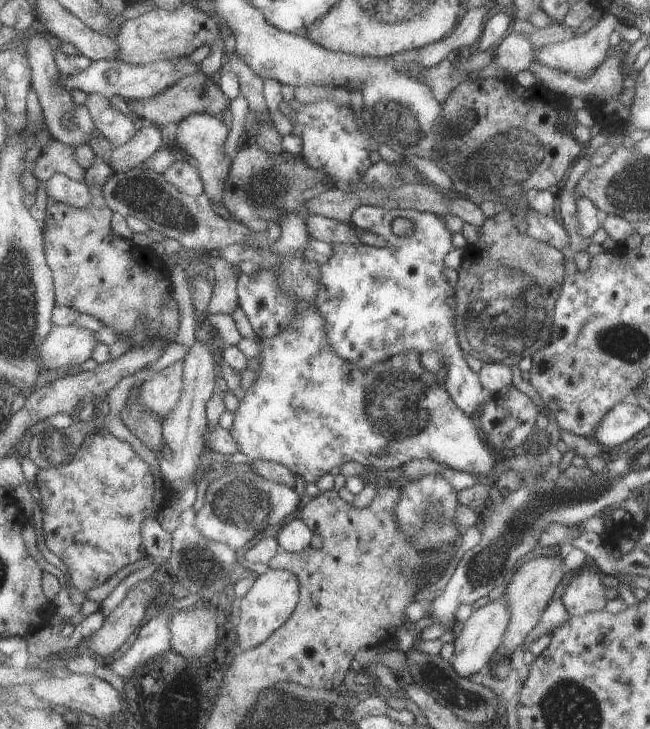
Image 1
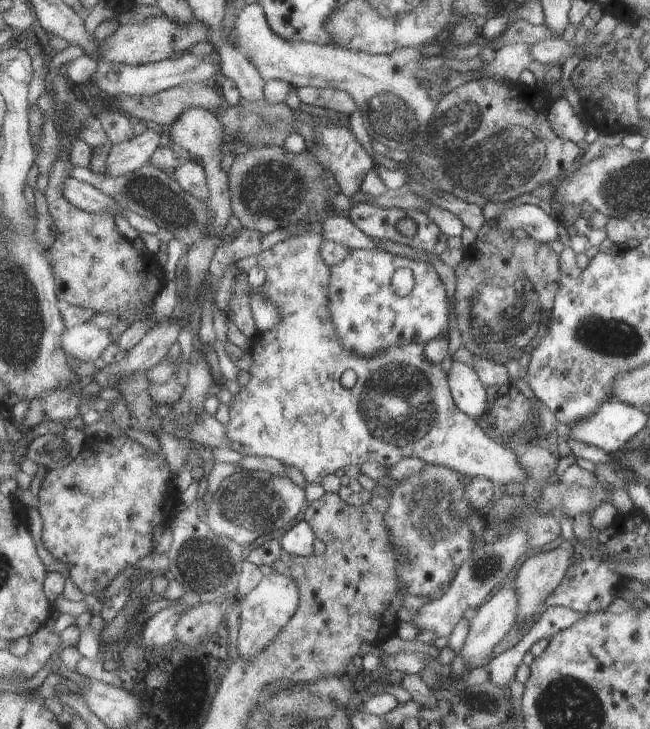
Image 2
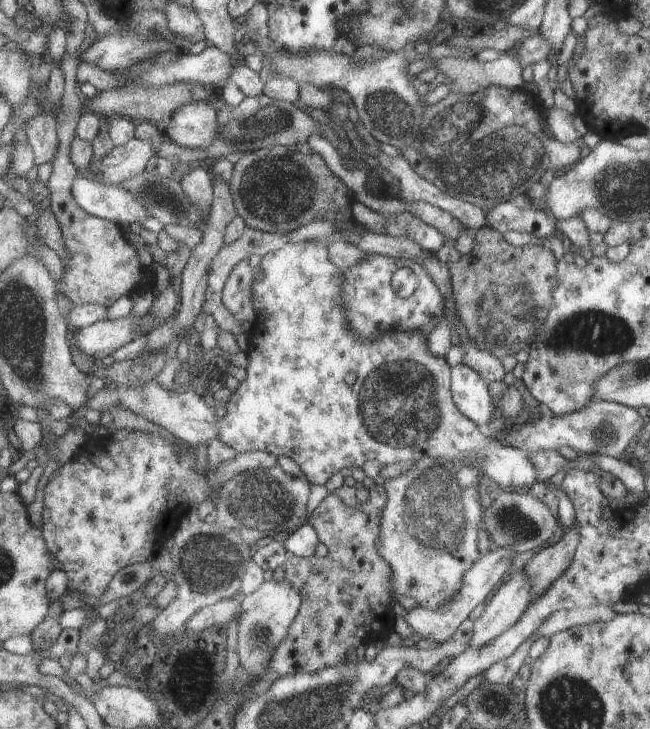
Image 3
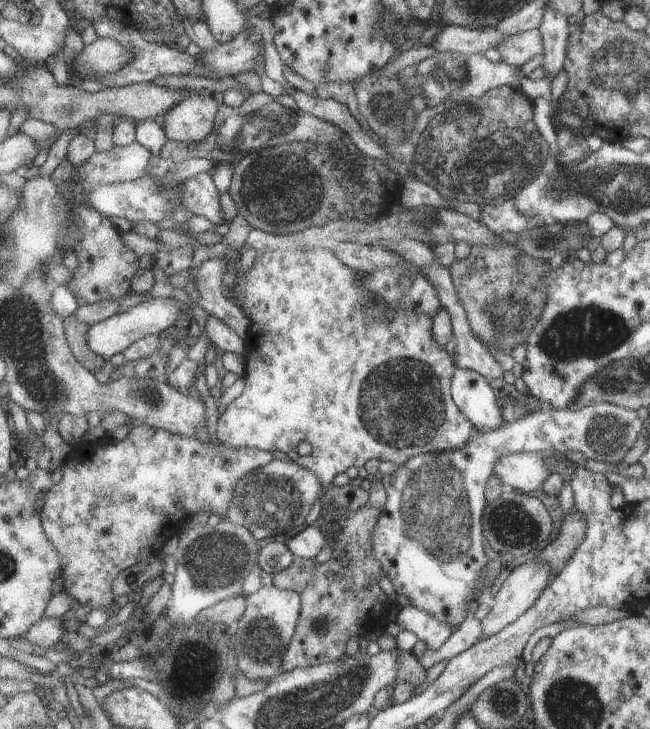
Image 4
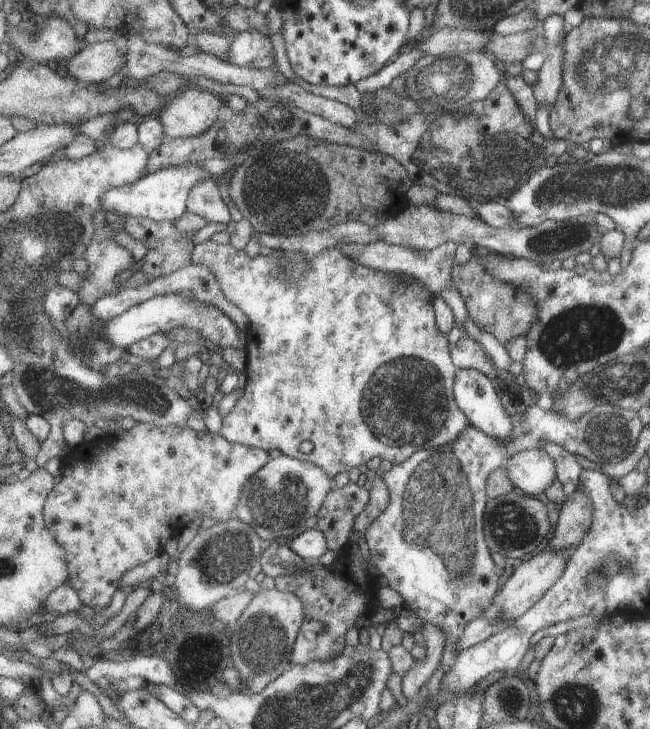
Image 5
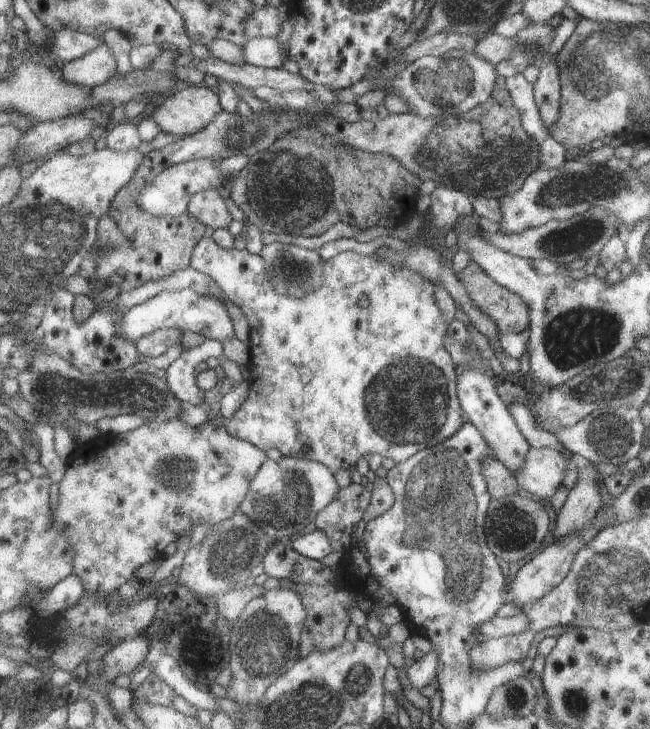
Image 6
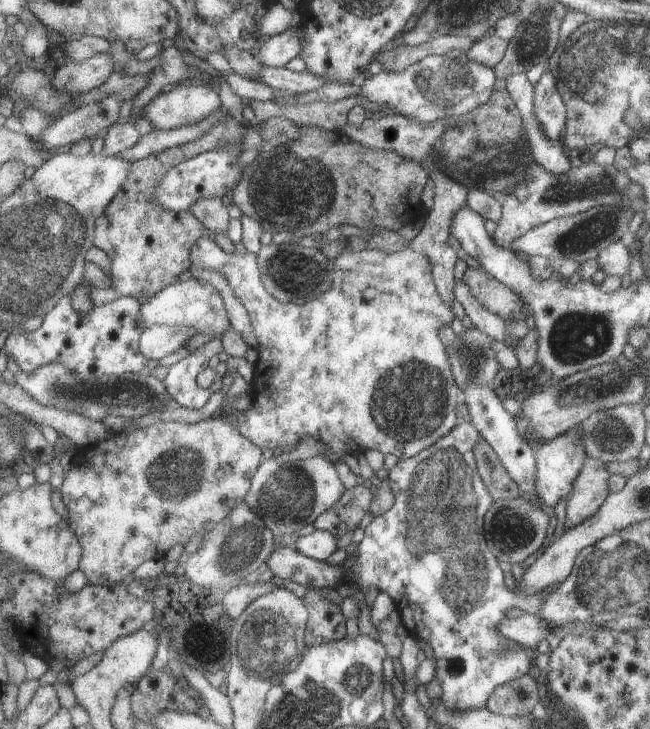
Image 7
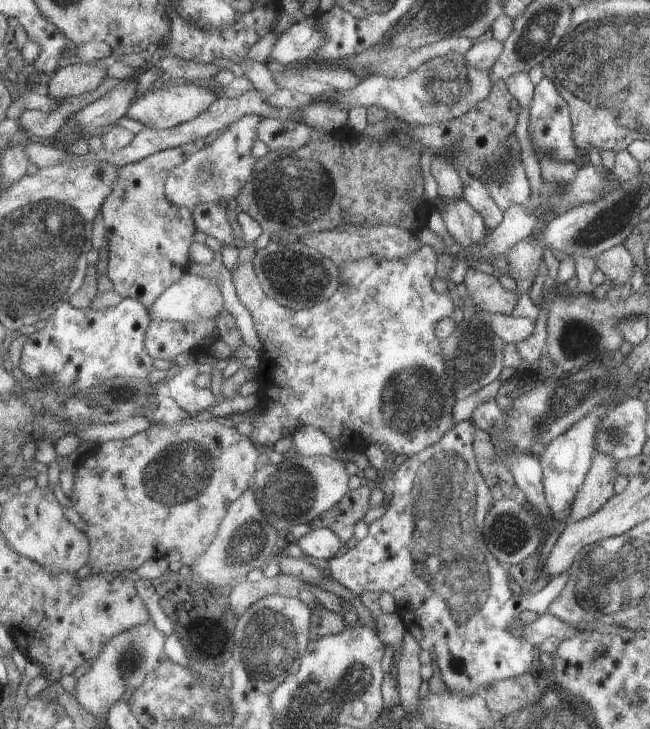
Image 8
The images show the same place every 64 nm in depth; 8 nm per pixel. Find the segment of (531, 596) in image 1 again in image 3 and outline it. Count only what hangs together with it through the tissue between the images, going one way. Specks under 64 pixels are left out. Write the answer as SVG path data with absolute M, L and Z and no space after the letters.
M574 520L572 527L564 530L558 542L542 549L524 566L523 569L532 579L532 602L570 566L580 535Z

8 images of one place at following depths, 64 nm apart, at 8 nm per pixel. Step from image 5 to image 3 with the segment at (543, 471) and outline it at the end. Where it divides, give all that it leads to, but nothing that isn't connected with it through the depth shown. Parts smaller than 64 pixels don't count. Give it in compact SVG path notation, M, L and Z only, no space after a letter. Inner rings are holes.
M304 241L301 243L289 242L282 248L275 251L270 251L262 256L260 260L260 268L263 273L262 278L254 279L251 284L251 300L252 306L258 313L266 313L265 319L256 318L256 321L247 330L247 358L248 365L247 377L239 384L239 388L231 394L230 400L226 404L226 415L217 419L217 436L224 444L234 448L237 453L244 451L262 451L278 456L288 456L292 458L303 474L311 484L320 484L324 486L331 476L340 472L342 468L362 466L366 460L376 459L385 464L400 462L401 460L413 460L415 462L420 459L431 458L431 460L461 460L463 463L468 463L478 467L486 477L495 480L503 489L509 486L529 488L536 480L536 469L530 461L528 451L517 449L516 447L505 447L501 445L494 436L488 433L485 429L480 428L473 420L470 420L462 413L460 420L460 409L452 400L450 394L450 364L446 362L446 358L435 355L428 346L427 334L422 331L415 333L414 331L388 331L387 334L380 335L378 339L366 339L359 341L349 331L349 320L345 306L341 296L343 296L343 278L344 270L337 266L331 259L330 253L327 251L326 245L320 244L319 241ZM348 372L356 372L356 382L354 384L346 384L344 378Z

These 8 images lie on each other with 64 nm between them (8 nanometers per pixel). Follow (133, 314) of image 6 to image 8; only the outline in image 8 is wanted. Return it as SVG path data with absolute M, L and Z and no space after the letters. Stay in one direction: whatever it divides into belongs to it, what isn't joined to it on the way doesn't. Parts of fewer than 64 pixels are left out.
M186 272L180 280L163 290L148 310L152 319L195 323L200 319L213 318L215 320L217 314L224 309L223 304L222 292L215 280Z

